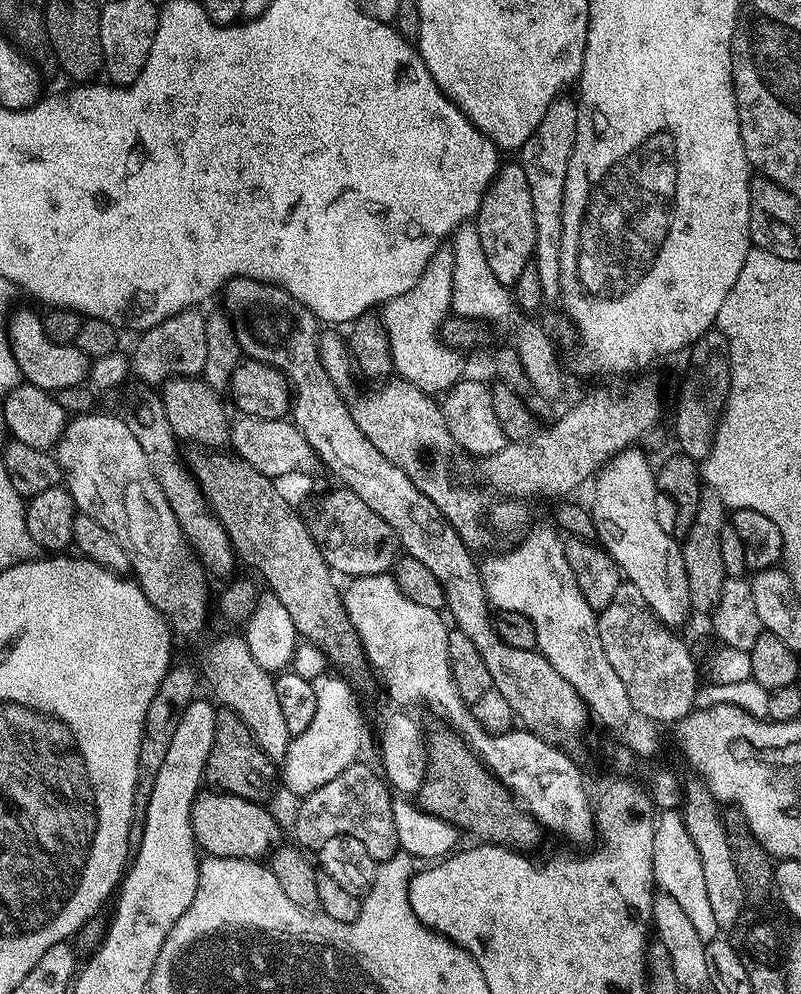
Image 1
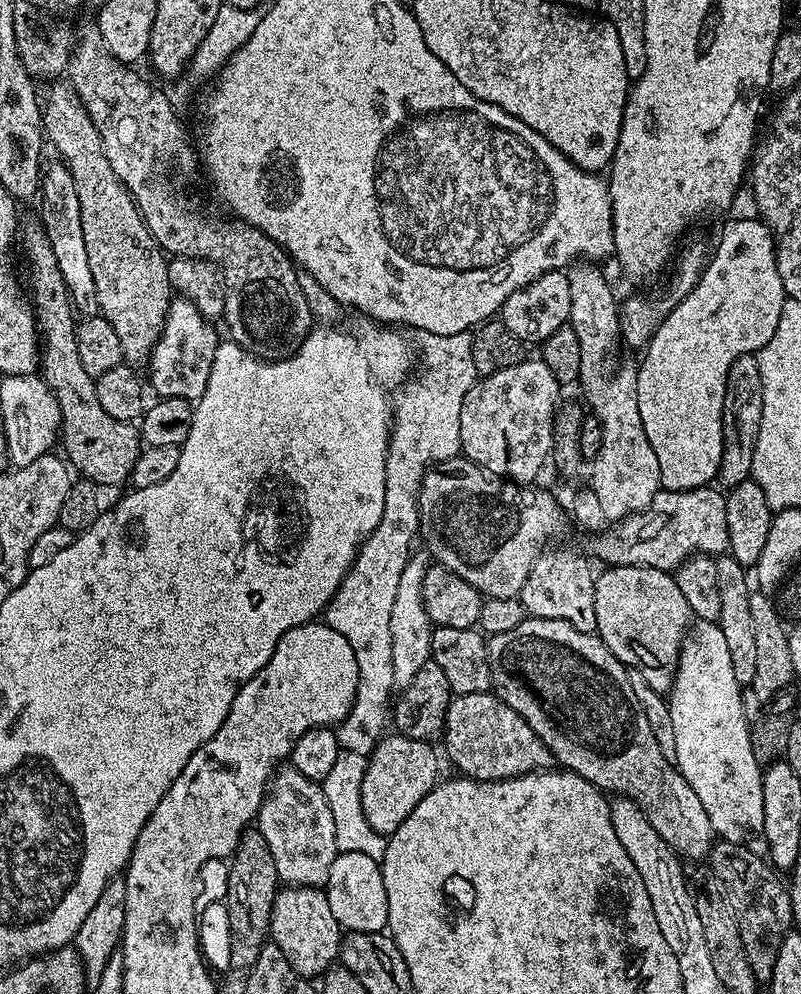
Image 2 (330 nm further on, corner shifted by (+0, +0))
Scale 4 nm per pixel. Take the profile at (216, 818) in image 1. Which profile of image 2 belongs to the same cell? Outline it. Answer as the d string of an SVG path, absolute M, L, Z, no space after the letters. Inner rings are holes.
M281 887L272 903L268 930L271 943L276 944L282 954L286 954L290 966L294 966L297 976L301 978L320 978L337 963L342 929L338 918L334 918L330 911L328 893L323 887Z

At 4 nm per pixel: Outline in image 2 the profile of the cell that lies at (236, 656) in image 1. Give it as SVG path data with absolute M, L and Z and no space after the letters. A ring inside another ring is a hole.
M291 766L277 767L254 824L262 838L266 838L266 846L270 846L270 854L274 854L277 877L285 885L302 888L327 885L338 849L330 805L317 781L306 778L306 774L298 774Z

